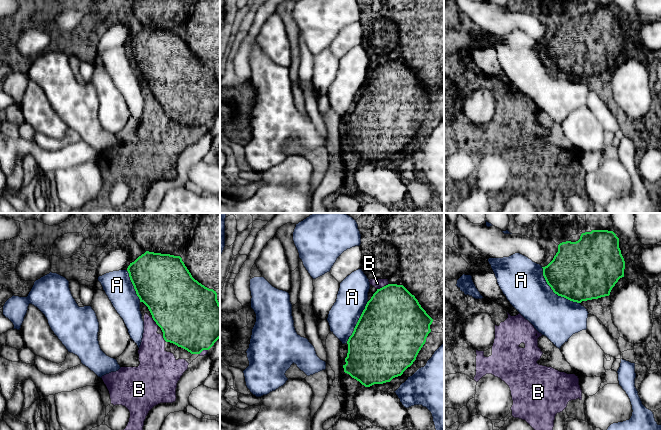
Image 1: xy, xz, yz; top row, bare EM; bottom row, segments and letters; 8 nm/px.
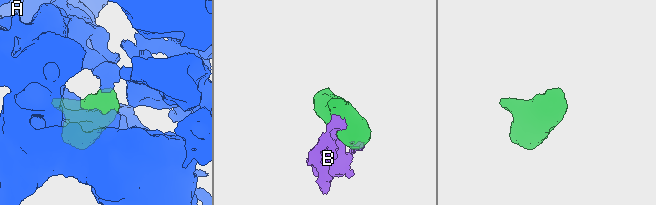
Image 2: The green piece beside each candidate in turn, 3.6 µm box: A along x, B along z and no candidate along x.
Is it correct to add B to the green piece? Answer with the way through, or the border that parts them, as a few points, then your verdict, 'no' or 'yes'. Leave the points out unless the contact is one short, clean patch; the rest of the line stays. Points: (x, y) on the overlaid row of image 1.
yes

